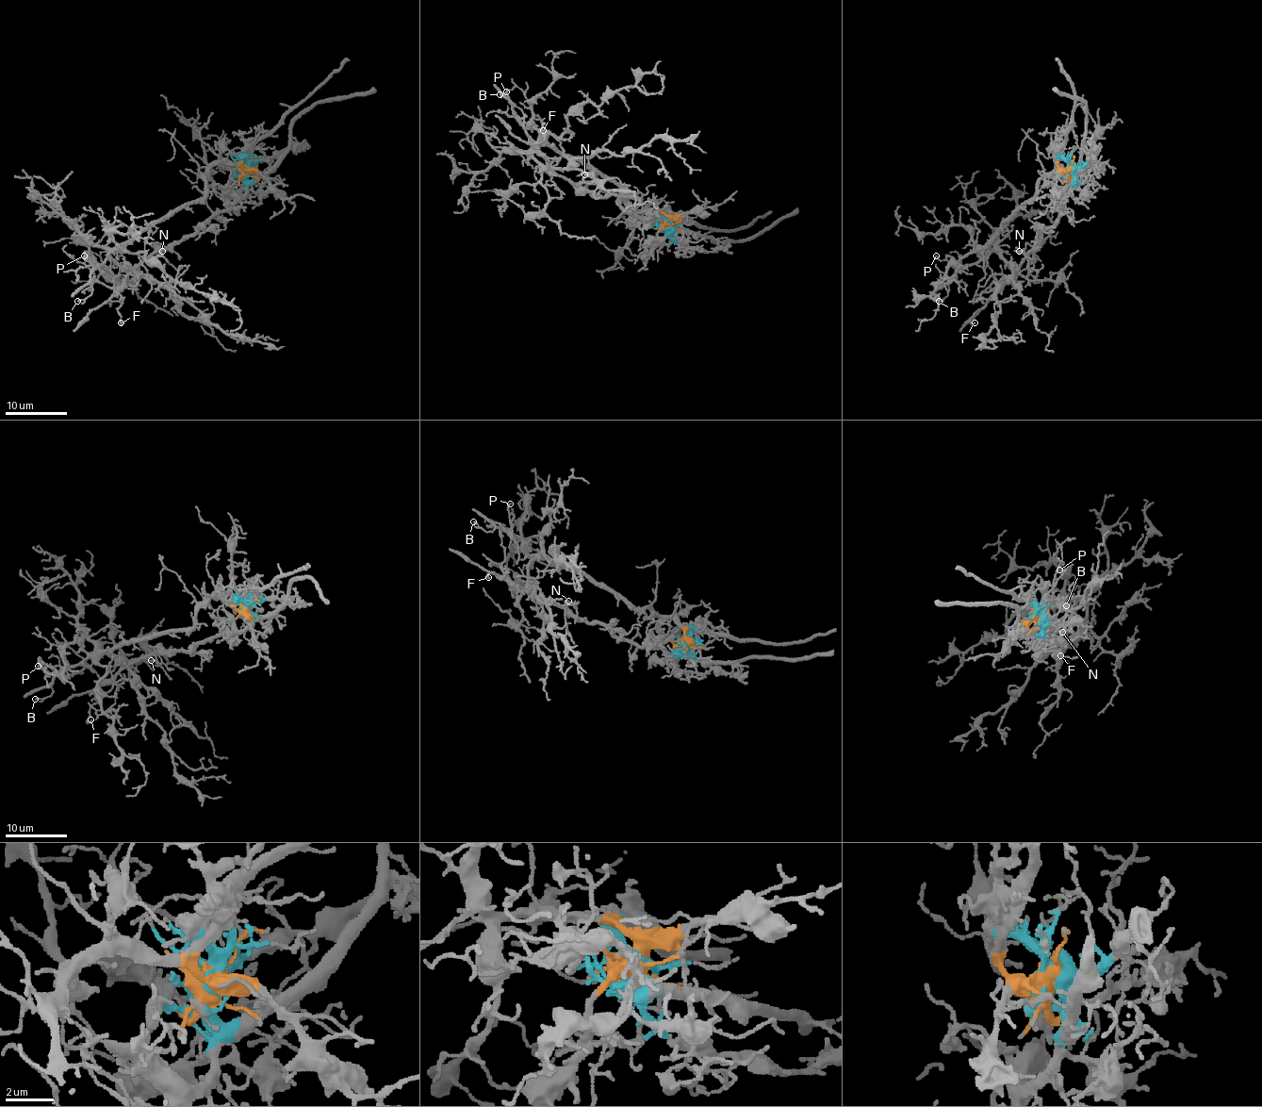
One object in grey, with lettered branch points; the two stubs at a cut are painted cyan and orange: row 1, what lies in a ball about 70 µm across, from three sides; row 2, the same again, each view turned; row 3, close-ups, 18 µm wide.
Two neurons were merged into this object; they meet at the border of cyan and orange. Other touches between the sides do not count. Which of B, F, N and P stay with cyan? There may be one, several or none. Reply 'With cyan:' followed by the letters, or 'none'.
With cyan: F, N

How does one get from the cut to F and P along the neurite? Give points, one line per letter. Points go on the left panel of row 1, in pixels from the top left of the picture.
F: (245, 167), (246, 192), (192, 234), (157, 247), (126, 276), (111, 298), (120, 303), (120, 322)
P: (245, 167), (214, 163), (207, 169), (204, 196), (149, 223), (116, 246), (99, 266), (102, 271), (83, 256)

